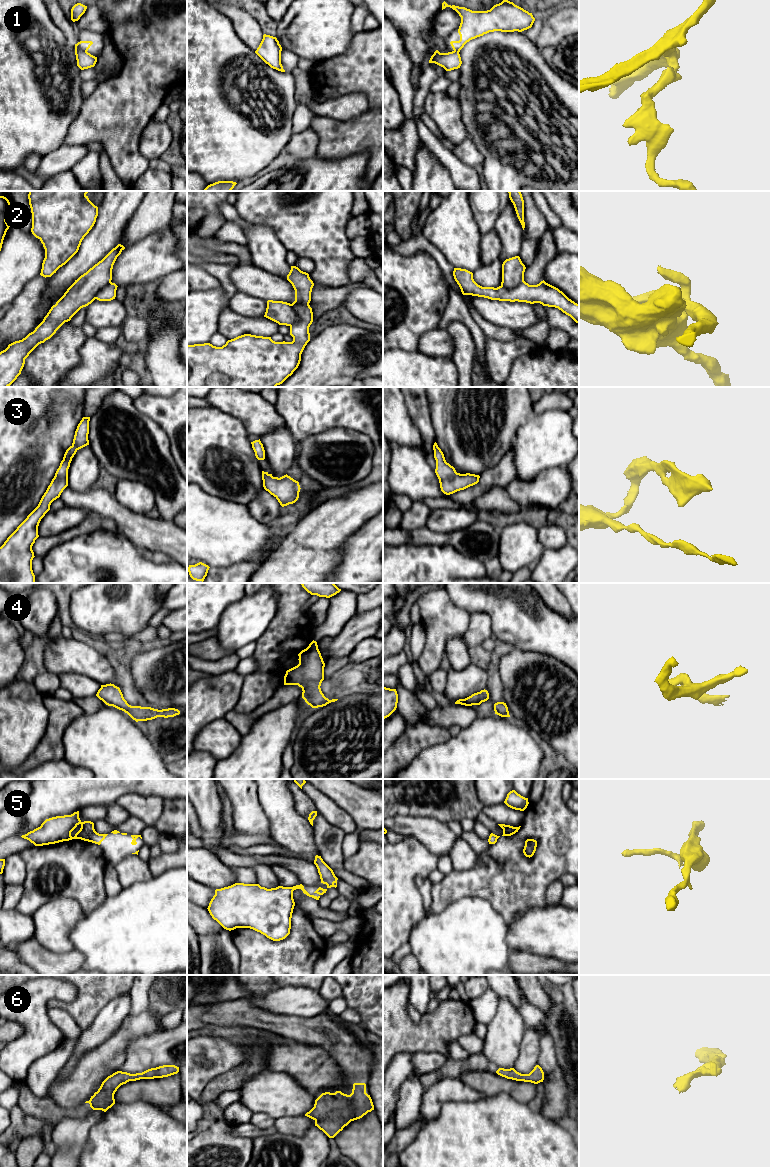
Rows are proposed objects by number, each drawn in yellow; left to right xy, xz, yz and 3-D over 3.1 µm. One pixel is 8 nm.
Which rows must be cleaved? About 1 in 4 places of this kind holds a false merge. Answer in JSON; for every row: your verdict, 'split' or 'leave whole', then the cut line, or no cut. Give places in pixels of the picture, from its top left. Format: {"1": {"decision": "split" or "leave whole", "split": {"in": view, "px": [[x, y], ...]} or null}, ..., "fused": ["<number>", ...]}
{"1": {"decision": "split", "split": {"in": "xy", "px": [[75, 44], [86, 51]]}}, "2": {"decision": "split", "split": {"in": "xz", "px": [[291, 304], [298, 319], [290, 326]]}}, "3": {"decision": "leave whole", "split": null}, "4": {"decision": "leave whole", "split": null}, "5": {"decision": "leave whole", "split": null}, "6": {"decision": "leave whole", "split": null}, "fused": ["1", "2"]}

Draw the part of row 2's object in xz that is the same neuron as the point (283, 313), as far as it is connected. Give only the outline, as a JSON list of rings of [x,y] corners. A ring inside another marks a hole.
[[[267,301],[264,317],[278,323],[279,325],[291,326],[299,319],[292,304],[283,301]]]

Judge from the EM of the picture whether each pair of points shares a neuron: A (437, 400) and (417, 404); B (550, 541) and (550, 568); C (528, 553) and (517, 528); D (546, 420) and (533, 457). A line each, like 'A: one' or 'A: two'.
A: two
B: two
C: one
D: one

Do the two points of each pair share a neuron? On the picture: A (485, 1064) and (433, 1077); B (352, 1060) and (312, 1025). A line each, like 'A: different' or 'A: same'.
A: same
B: same

